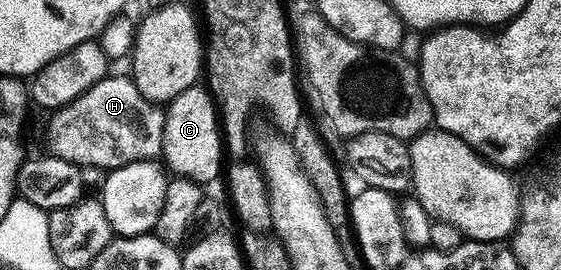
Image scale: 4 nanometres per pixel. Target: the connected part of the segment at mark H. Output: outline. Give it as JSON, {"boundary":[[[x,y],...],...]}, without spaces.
{"boundary":[[[113,77],[99,80],[99,84],[83,92],[83,96],[48,115],[45,138],[49,141],[50,155],[82,168],[94,166],[100,172],[108,172],[132,162],[147,162],[160,155],[165,110],[160,105],[148,102],[139,88],[135,88],[132,77]]]}

